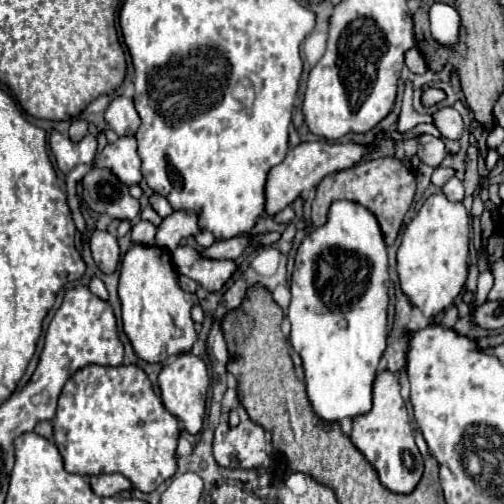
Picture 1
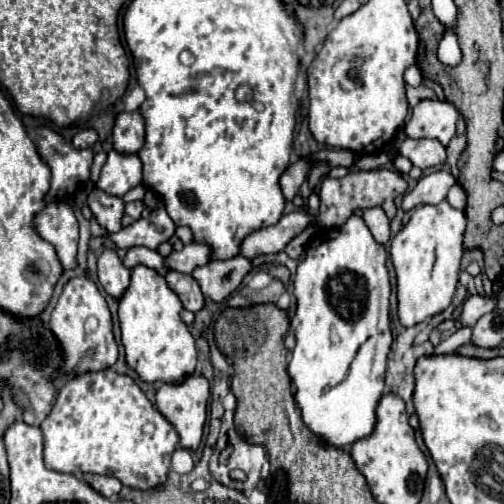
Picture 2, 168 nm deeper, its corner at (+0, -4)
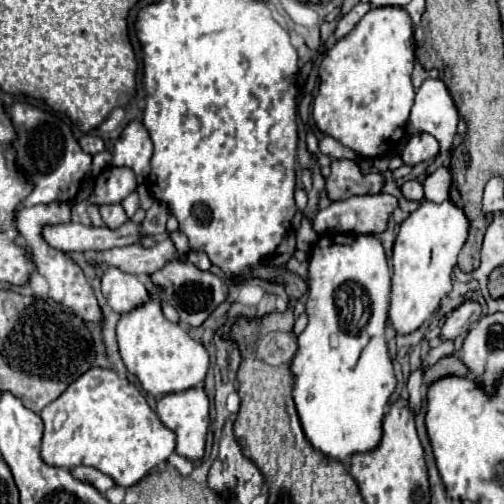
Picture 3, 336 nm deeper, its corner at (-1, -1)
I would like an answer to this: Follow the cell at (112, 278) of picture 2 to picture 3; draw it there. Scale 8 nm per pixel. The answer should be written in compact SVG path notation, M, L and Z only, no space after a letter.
M116 266L106 268L106 272L102 274L102 294L106 296L110 308L118 314L130 312L132 308L148 300L144 282L134 274L116 270Z

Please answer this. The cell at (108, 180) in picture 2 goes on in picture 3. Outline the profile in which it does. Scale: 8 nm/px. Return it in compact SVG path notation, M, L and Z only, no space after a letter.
M110 166L96 178L90 200L96 206L122 202L132 190L136 190L136 176L132 174L132 170Z

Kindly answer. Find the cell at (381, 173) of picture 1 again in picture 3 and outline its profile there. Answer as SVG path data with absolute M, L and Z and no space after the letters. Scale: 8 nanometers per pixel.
M334 160L332 174L326 178L326 194L332 202L340 202L354 194L380 194L386 178L380 172L362 174L352 160Z

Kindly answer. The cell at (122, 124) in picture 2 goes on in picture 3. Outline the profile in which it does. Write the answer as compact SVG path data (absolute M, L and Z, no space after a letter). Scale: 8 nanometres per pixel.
M132 120L114 146L114 166L128 166L134 170L138 184L142 184L150 172L152 140L142 122Z

